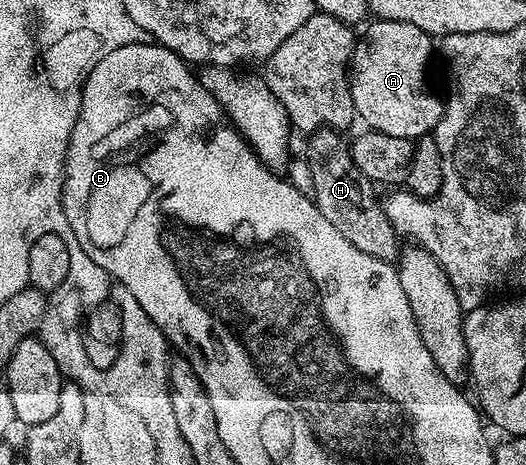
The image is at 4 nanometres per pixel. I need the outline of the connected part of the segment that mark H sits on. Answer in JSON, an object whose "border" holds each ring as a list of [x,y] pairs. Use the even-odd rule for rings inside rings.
{"border":[[[319,129],[306,140],[305,156],[314,189],[312,200],[319,213],[325,215],[325,219],[329,219],[329,223],[333,223],[333,227],[337,227],[357,251],[365,251],[365,255],[373,255],[373,259],[394,262],[401,252],[401,238],[383,210],[380,198],[375,198],[376,186],[357,171],[348,138],[343,137],[346,136],[338,129]]]}

